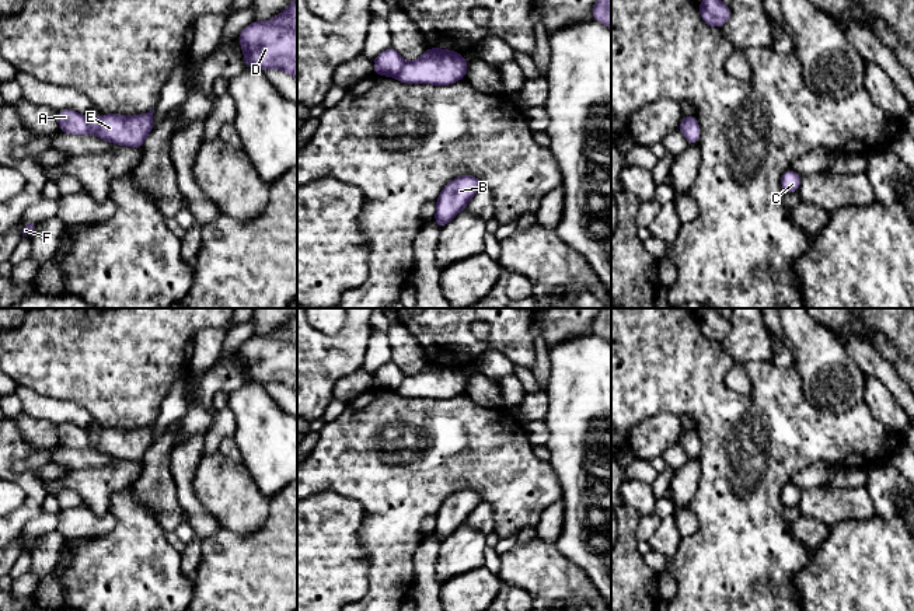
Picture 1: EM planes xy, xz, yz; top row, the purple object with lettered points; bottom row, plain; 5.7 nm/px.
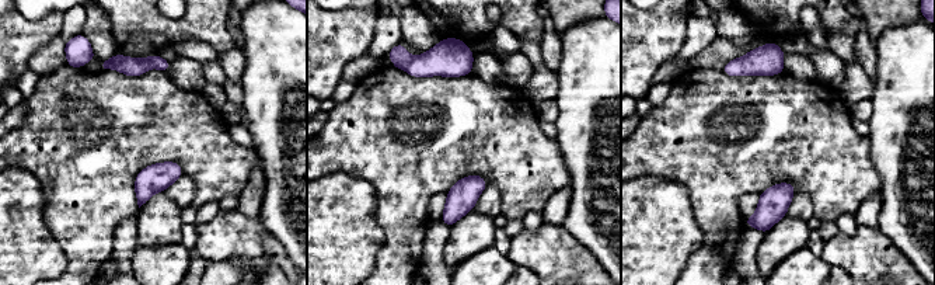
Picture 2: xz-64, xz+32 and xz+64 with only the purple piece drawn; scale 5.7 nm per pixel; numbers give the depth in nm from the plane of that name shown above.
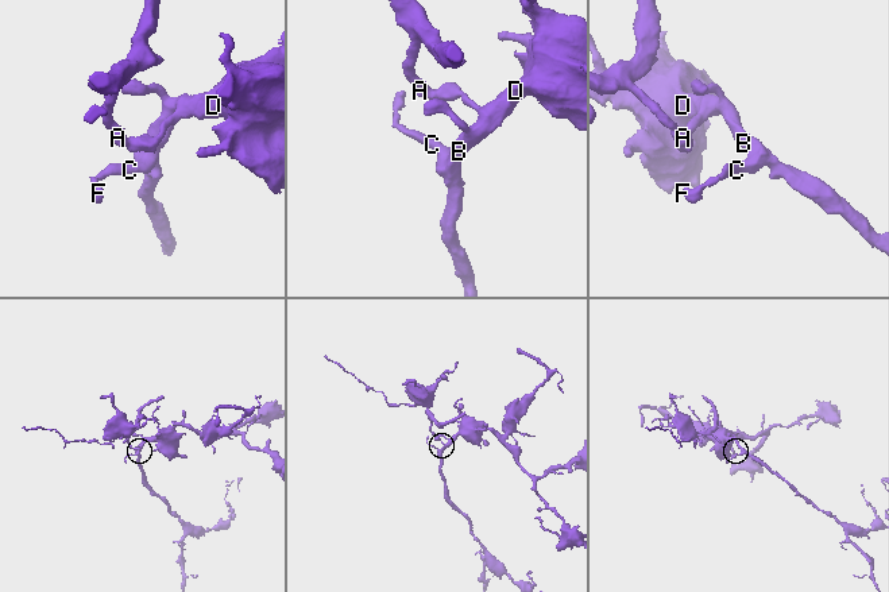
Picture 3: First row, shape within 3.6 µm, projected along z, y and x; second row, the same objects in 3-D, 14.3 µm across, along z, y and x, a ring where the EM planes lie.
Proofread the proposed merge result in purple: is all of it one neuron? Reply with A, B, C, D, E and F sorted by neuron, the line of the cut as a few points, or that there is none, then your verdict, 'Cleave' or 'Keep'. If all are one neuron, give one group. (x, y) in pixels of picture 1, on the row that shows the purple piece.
Groups: A / B C D E F. Split along xz (405, 62), (394, 76). Cleave

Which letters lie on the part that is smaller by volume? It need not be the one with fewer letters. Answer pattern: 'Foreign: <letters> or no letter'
Foreign: A

